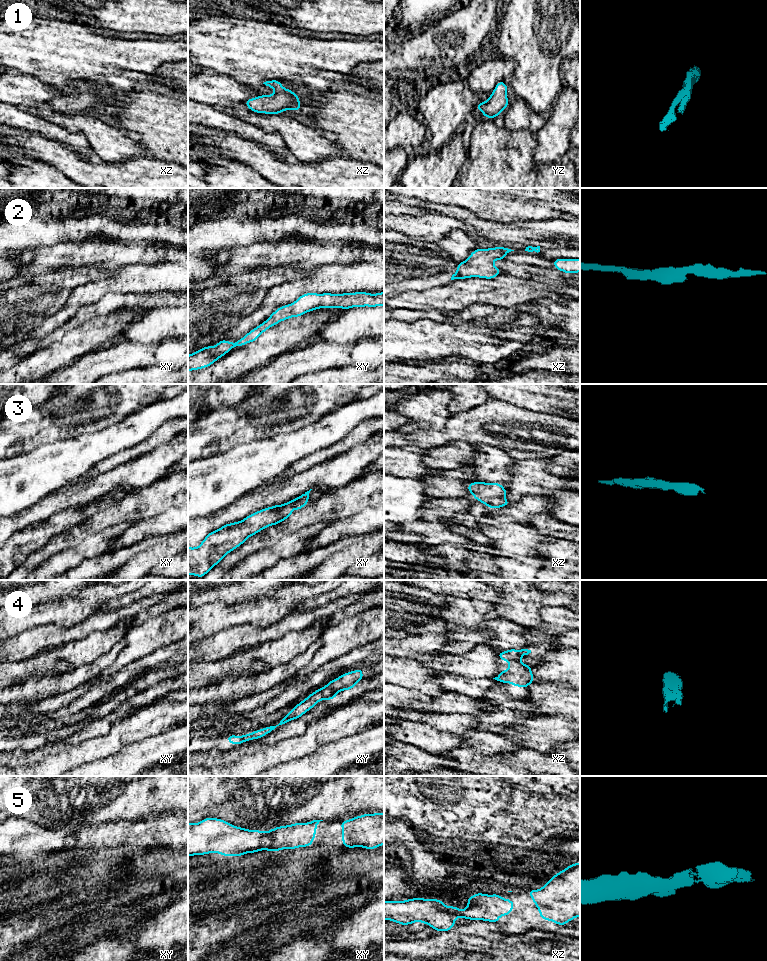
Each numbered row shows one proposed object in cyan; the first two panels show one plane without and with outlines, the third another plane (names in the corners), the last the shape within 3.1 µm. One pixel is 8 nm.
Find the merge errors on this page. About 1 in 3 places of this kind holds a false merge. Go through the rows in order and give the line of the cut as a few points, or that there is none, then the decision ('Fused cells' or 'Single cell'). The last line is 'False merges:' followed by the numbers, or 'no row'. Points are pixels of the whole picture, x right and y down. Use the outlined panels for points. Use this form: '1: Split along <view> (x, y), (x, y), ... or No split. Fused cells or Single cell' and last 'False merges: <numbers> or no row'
1: No split. Single cell
2: No split. Single cell
3: No split. Single cell
4: No split. Single cell
5: No split. Single cell
False merges: no row

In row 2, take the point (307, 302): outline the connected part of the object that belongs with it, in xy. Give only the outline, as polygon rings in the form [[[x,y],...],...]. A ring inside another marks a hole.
[[[363,291],[355,293],[305,293],[291,304],[281,306],[275,310],[266,321],[248,332],[244,337],[232,343],[228,340],[219,340],[218,344],[202,349],[188,355],[188,371],[207,368],[227,354],[234,347],[244,346],[256,341],[260,335],[272,326],[291,317],[300,317],[305,313],[321,308],[335,309],[341,307],[348,310],[352,307],[377,307],[384,306],[384,292],[376,294]]]

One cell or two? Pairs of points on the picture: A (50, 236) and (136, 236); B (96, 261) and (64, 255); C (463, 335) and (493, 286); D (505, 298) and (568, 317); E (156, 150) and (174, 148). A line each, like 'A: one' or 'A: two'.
A: one
B: one
C: two
D: two
E: one

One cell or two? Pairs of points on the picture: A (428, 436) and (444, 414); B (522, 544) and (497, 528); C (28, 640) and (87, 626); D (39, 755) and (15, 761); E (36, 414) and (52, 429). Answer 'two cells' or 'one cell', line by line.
A: two cells
B: one cell
C: one cell
D: one cell
E: one cell

